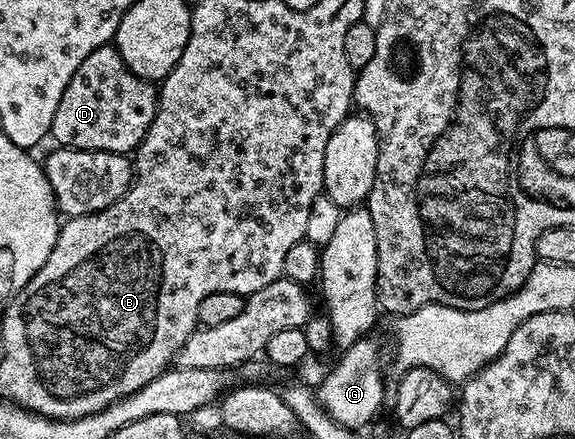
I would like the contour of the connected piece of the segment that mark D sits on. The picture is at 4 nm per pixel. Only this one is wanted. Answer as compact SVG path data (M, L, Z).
M107 45L88 53L84 61L80 61L80 69L72 73L72 81L68 81L68 89L64 89L64 97L60 97L60 105L56 109L56 117L52 117L50 135L55 144L89 151L111 151L126 155L137 151L142 138L148 133L152 121L158 112L158 92L155 84L149 79L141 79L131 73L120 57L118 48Z

